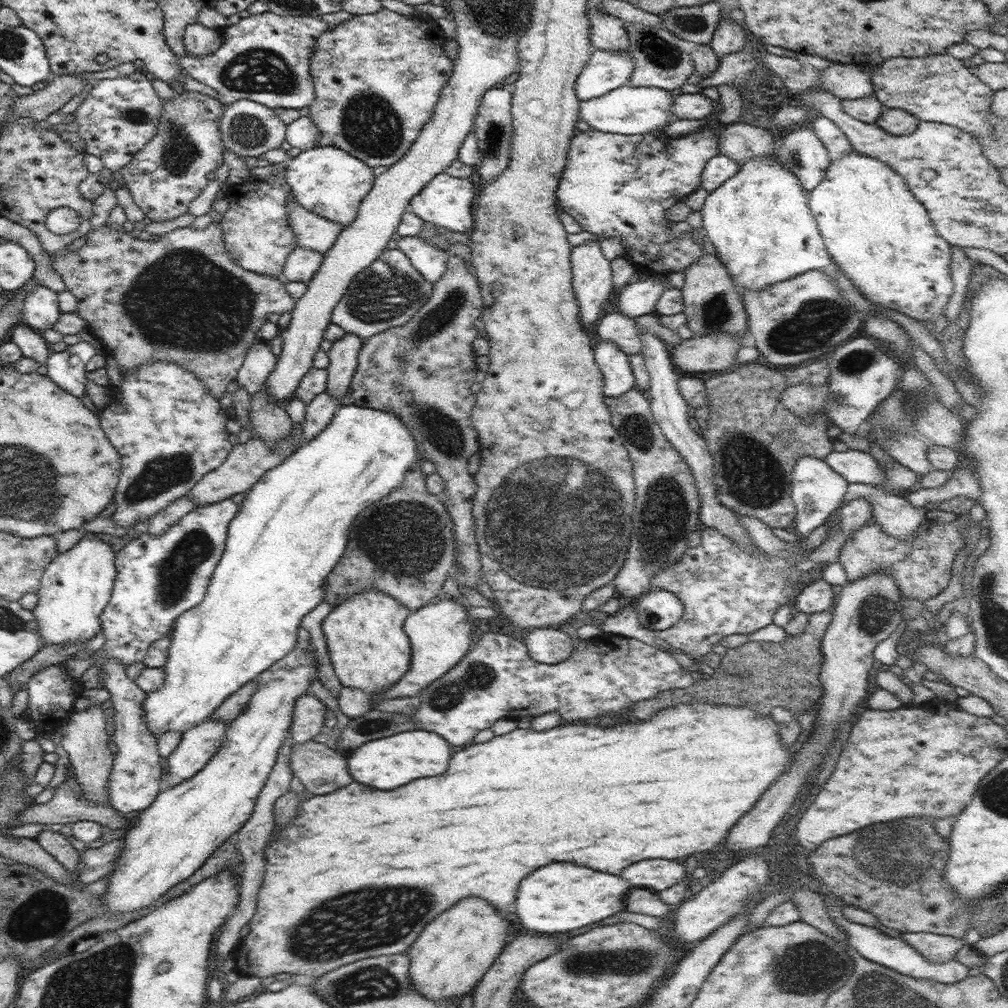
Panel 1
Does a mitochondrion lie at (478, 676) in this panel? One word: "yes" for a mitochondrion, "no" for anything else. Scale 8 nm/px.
yes

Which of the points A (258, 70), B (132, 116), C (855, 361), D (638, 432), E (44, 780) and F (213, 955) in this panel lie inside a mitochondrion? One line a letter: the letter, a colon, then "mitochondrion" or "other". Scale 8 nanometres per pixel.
A: mitochondrion
B: mitochondrion
C: mitochondrion
D: mitochondrion
E: other
F: other

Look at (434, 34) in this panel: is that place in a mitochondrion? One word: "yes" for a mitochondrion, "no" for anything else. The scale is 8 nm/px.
no

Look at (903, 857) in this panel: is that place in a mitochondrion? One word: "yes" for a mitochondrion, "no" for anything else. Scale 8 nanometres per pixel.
yes

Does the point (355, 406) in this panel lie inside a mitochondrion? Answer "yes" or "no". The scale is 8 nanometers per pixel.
no

